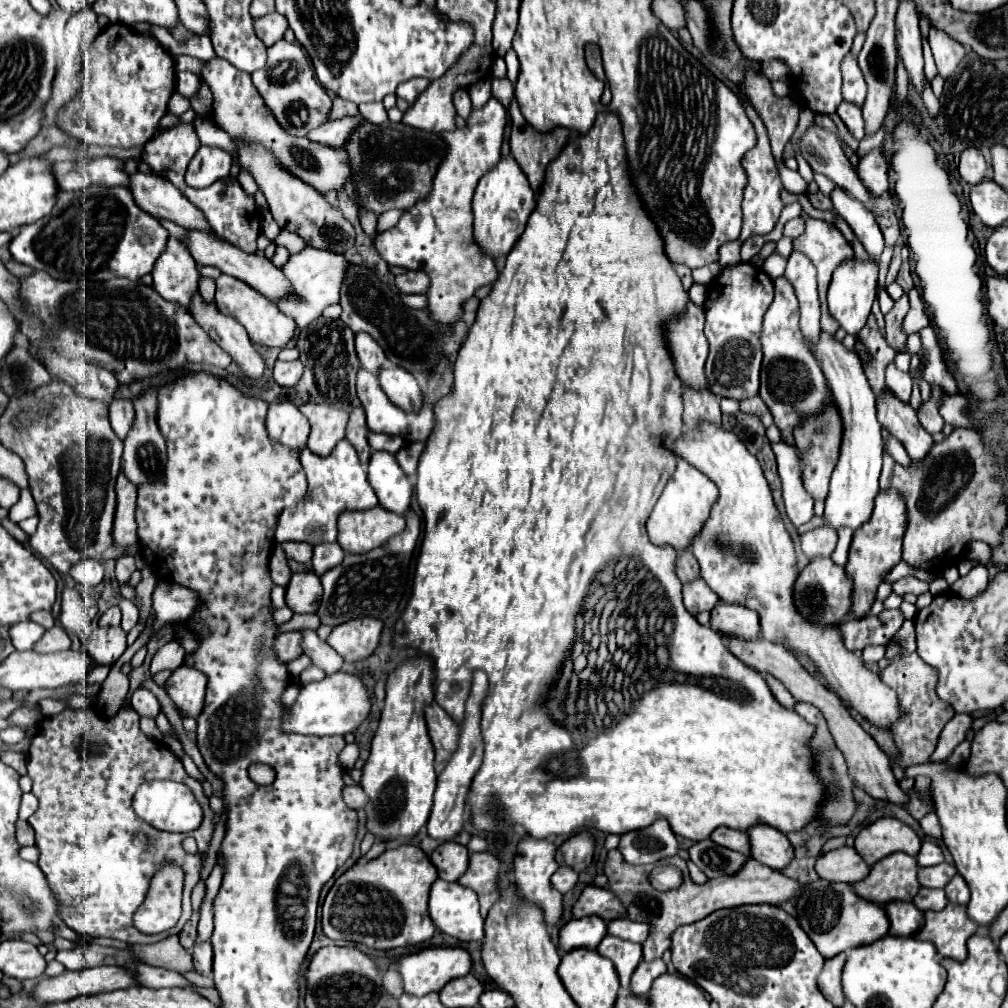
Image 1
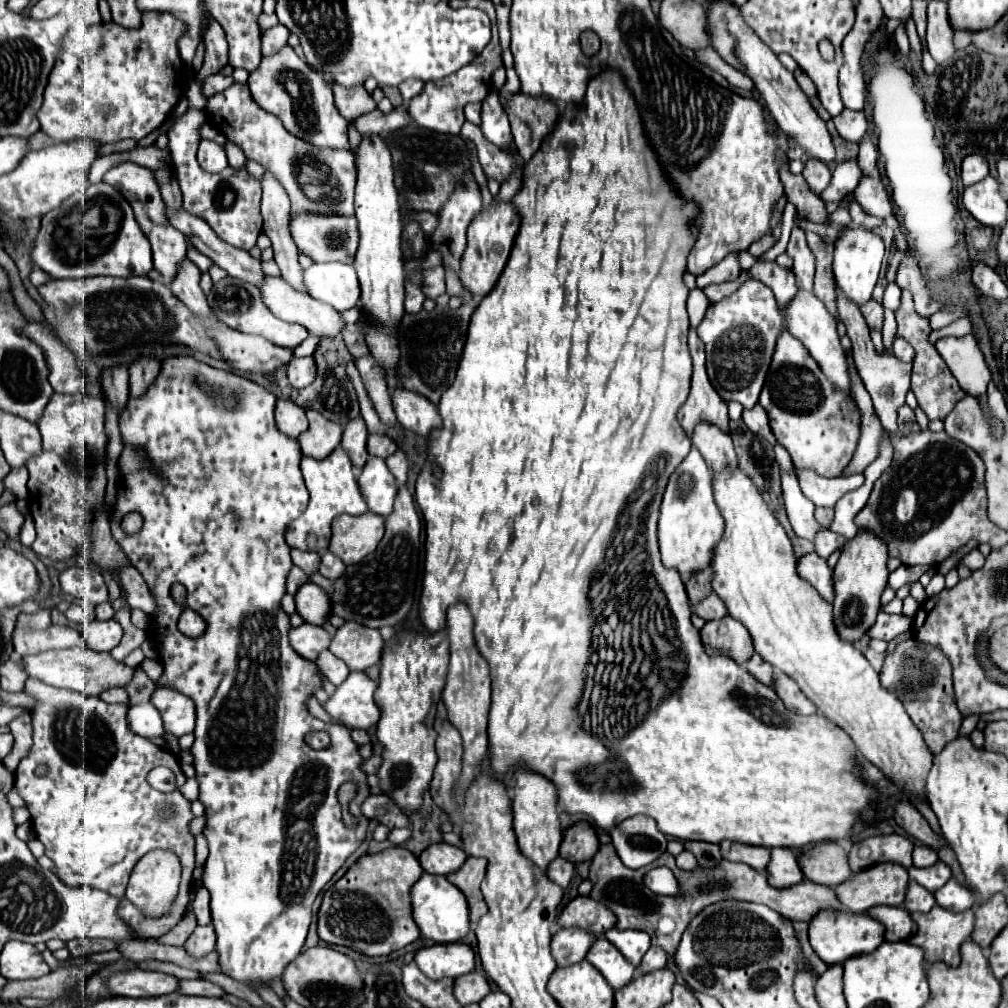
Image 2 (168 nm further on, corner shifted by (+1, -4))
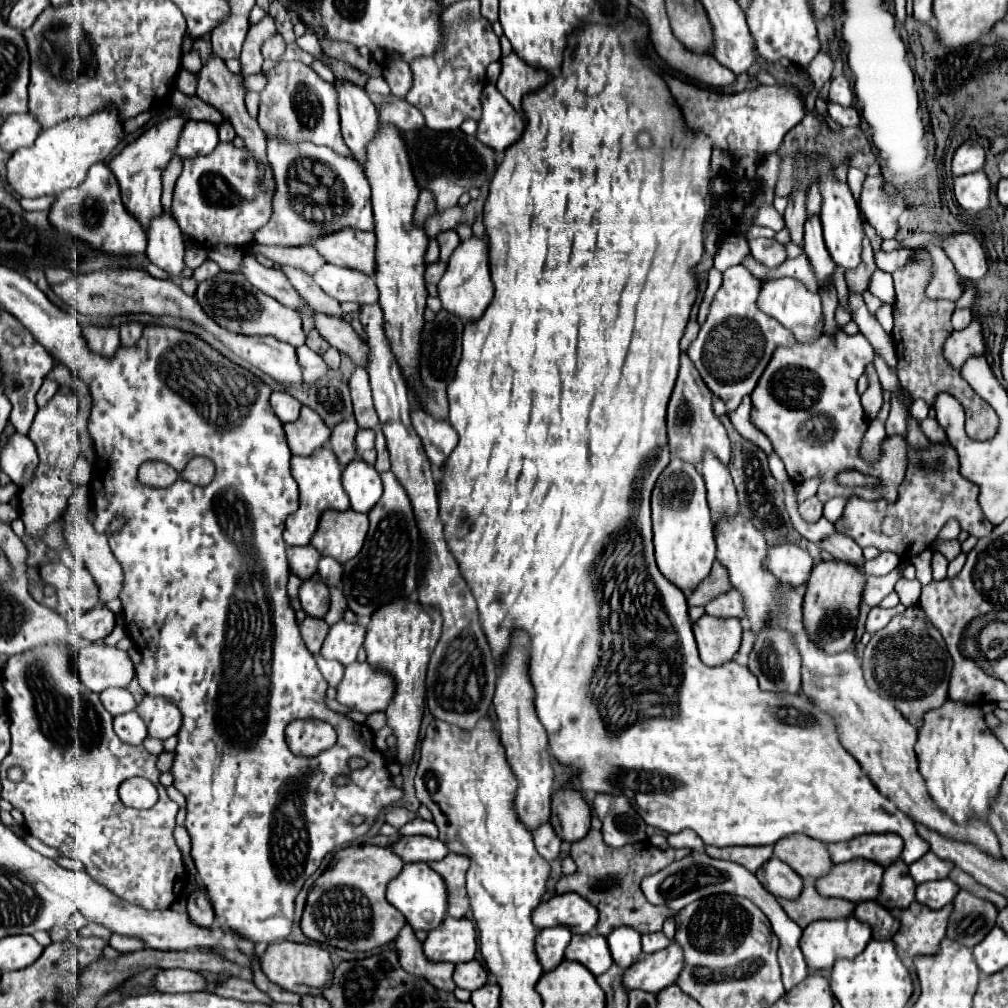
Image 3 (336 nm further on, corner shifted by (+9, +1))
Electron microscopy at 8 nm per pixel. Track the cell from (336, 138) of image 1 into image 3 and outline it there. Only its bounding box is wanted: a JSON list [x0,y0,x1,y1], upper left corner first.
[379,97,425,131]

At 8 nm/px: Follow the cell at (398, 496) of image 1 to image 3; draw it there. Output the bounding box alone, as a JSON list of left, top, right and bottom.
[343,459,383,513]

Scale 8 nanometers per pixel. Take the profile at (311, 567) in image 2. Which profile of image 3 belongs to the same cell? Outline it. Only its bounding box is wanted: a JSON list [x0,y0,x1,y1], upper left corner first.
[287,545,321,581]

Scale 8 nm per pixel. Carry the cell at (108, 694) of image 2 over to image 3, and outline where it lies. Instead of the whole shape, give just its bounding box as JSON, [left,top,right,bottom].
[101,689,137,717]

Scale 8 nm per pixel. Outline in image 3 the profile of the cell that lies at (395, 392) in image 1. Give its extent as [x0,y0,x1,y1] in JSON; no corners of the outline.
[411,411,457,469]

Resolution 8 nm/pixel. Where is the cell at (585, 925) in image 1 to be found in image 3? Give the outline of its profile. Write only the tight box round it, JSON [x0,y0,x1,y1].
[535,927,571,973]

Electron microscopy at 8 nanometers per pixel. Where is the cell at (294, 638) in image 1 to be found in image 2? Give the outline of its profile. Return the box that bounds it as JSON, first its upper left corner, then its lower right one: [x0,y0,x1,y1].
[289,622,331,660]

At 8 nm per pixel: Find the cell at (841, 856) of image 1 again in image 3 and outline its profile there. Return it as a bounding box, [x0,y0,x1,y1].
[773,835,831,879]

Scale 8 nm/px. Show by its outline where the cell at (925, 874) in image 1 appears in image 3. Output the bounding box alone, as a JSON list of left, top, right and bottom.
[909,851,955,883]

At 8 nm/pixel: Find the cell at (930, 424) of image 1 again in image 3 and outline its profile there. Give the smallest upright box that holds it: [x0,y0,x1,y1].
[891,249,997,441]

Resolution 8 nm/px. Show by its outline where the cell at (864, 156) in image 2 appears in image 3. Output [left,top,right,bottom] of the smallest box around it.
[847,167,865,203]

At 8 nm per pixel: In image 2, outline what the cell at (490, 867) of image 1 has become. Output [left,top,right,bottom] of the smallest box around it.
[447,856,487,924]

